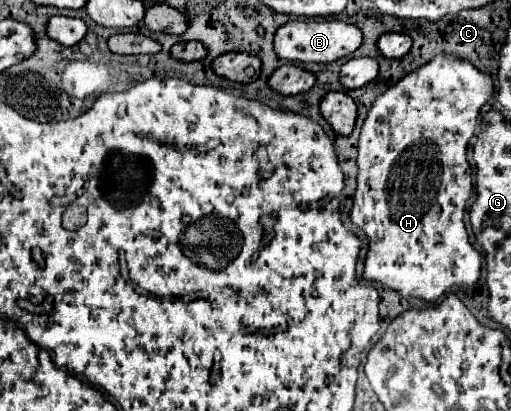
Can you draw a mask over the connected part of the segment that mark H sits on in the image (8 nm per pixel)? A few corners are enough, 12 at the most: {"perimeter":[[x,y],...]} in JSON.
{"perimeter":[[437,55],[373,101],[351,221],[363,277],[475,287],[467,145],[493,95]]}

